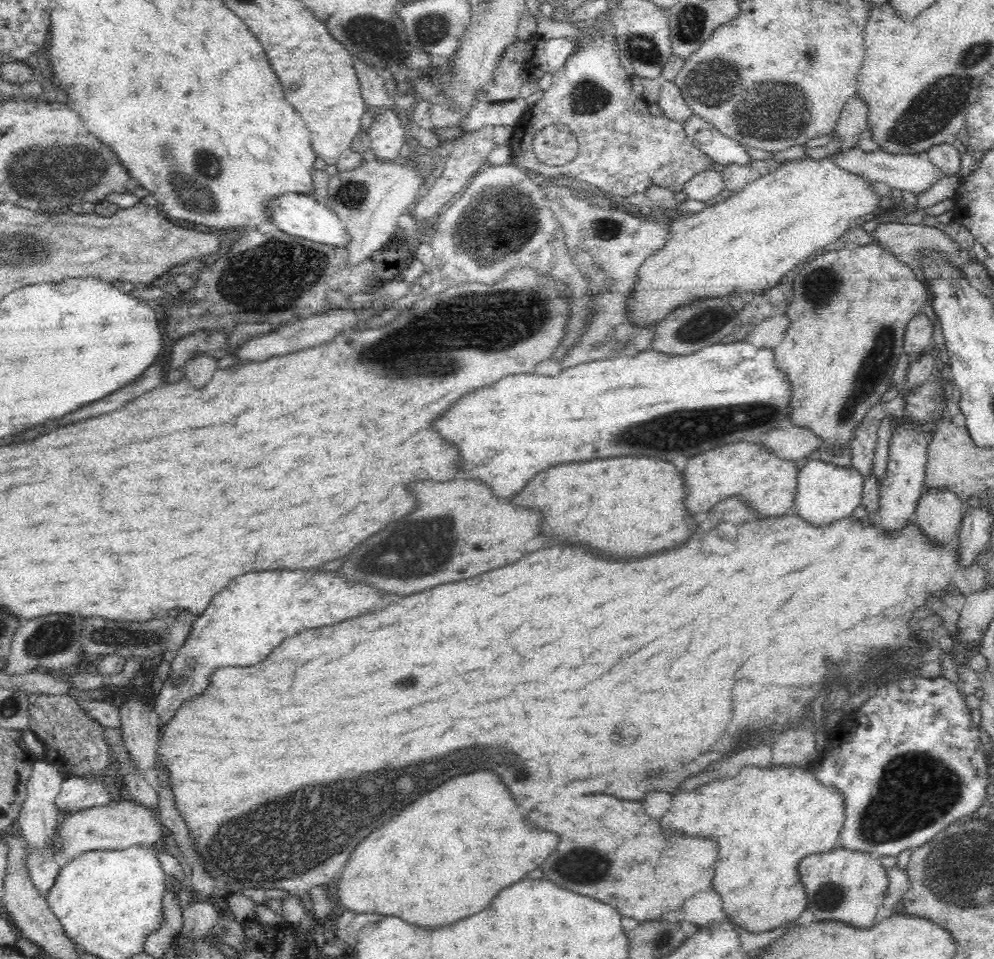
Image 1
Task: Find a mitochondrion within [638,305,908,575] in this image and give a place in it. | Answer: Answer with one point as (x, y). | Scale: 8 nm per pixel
(869, 374)

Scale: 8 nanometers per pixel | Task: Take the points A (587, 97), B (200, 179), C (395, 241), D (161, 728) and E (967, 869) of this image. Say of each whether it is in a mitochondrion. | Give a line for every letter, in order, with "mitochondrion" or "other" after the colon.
A: mitochondrion
B: mitochondrion
C: other
D: other
E: mitochondrion

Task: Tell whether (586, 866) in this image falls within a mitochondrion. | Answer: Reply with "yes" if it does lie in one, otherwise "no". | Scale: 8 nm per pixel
yes

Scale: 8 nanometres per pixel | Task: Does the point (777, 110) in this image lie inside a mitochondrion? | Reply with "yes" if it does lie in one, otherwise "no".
yes

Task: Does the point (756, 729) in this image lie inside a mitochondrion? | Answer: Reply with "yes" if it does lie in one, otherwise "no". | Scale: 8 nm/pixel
yes

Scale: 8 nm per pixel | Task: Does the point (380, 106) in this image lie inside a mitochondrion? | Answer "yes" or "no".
no

